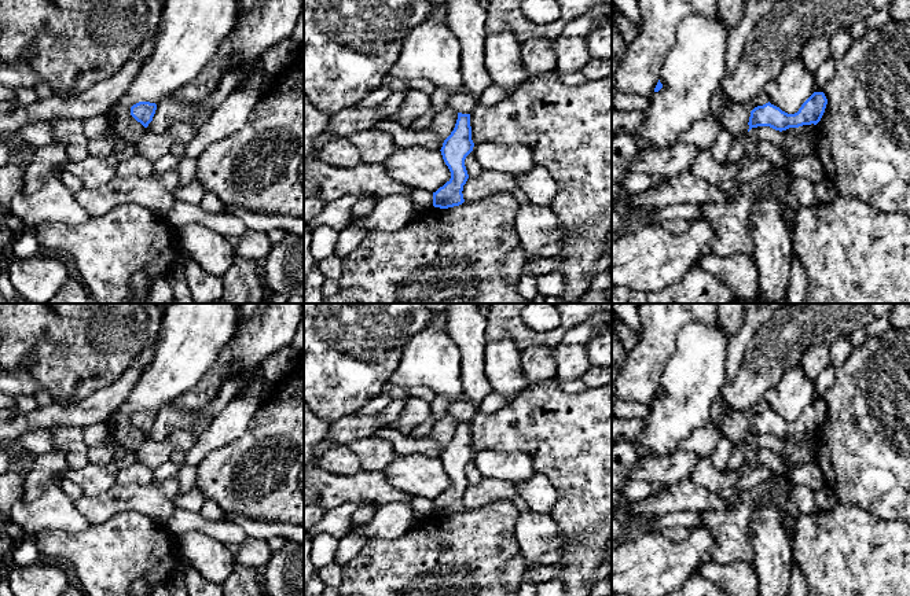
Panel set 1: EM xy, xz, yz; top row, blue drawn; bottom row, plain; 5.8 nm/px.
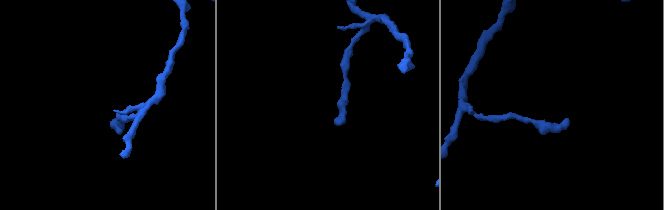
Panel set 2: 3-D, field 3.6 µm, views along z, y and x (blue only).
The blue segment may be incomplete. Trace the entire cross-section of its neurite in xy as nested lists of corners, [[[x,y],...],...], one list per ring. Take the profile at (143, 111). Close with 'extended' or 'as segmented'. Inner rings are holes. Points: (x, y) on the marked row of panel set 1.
[[[139,102],[131,107],[131,115],[144,128],[153,121],[157,104],[150,102]]]; as segmented

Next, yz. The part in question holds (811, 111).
[[[814,92],[795,114],[788,114],[768,102],[751,111],[748,132],[757,126],[770,126],[782,132],[789,128],[817,125],[825,113],[826,104],[828,99],[823,92]]]; as segmented

